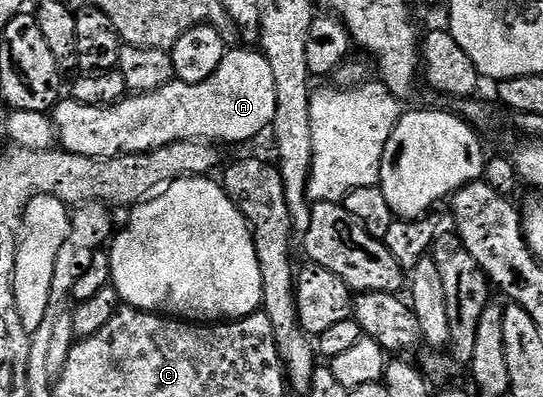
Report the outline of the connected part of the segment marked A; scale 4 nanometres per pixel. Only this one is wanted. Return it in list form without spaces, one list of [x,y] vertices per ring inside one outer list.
[[[243,47],[247,49],[228,48],[226,55],[221,59],[221,67],[217,67],[217,71],[213,71],[213,75],[209,75],[209,79],[205,79],[196,85],[190,85],[181,80],[174,80],[167,84],[164,89],[158,89],[152,93],[137,93],[128,95],[122,101],[116,101],[114,105],[86,105],[85,103],[77,103],[70,99],[60,100],[59,104],[53,110],[53,120],[55,122],[55,136],[58,144],[67,152],[73,155],[85,155],[86,157],[124,157],[130,153],[148,153],[154,149],[165,147],[169,143],[177,143],[178,141],[205,141],[208,143],[220,143],[219,141],[251,141],[258,133],[266,134],[271,127],[271,121],[275,118],[277,111],[277,91],[273,83],[273,71],[269,67],[269,59],[263,56],[262,52],[253,50],[251,47]]]

